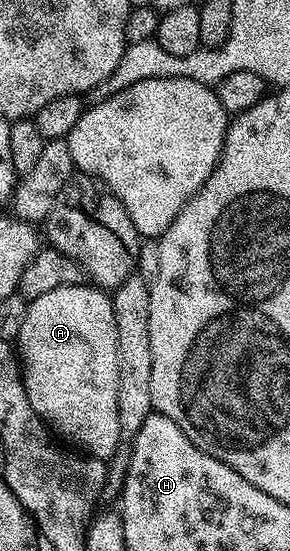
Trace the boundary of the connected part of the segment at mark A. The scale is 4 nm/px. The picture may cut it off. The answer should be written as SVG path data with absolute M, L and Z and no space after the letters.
M86 282L48 290L48 294L40 294L40 298L27 303L16 344L20 349L22 385L34 413L67 445L87 456L109 461L119 451L118 444L122 440L120 413L116 411L116 318L112 314L111 297L103 289Z

